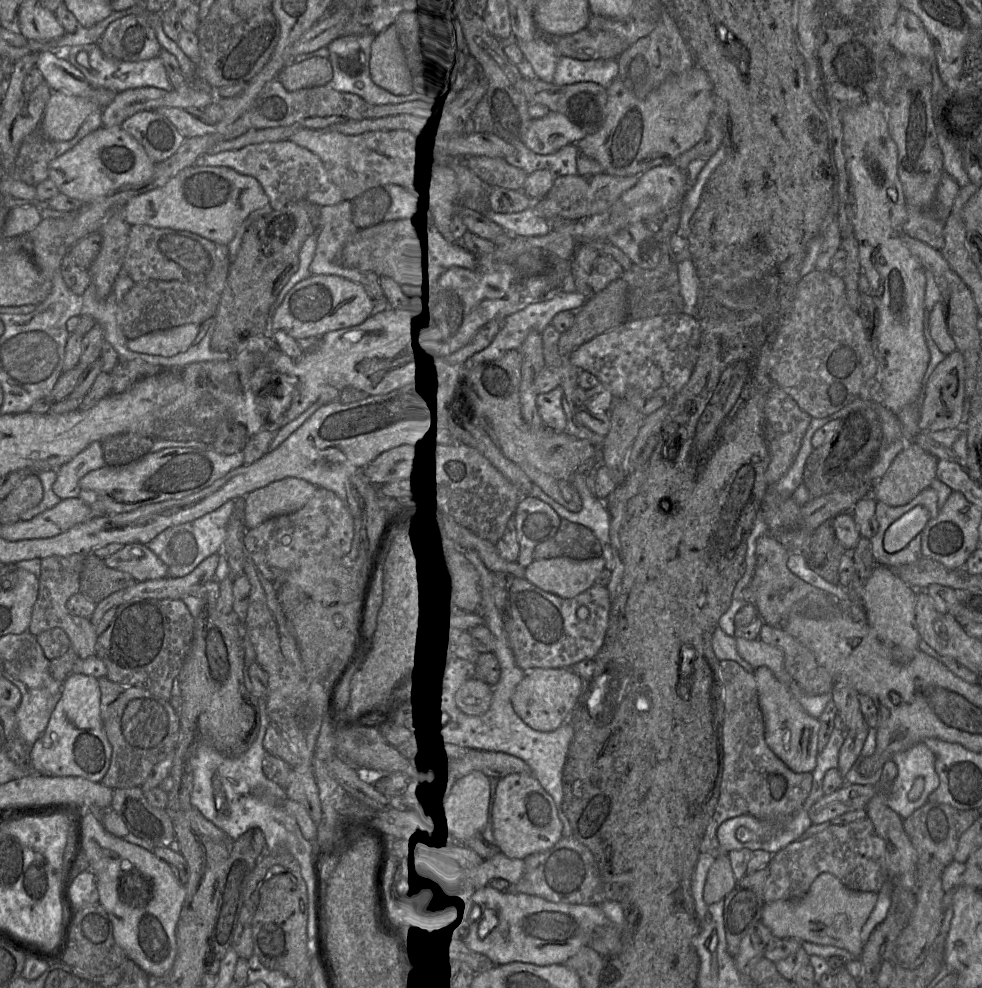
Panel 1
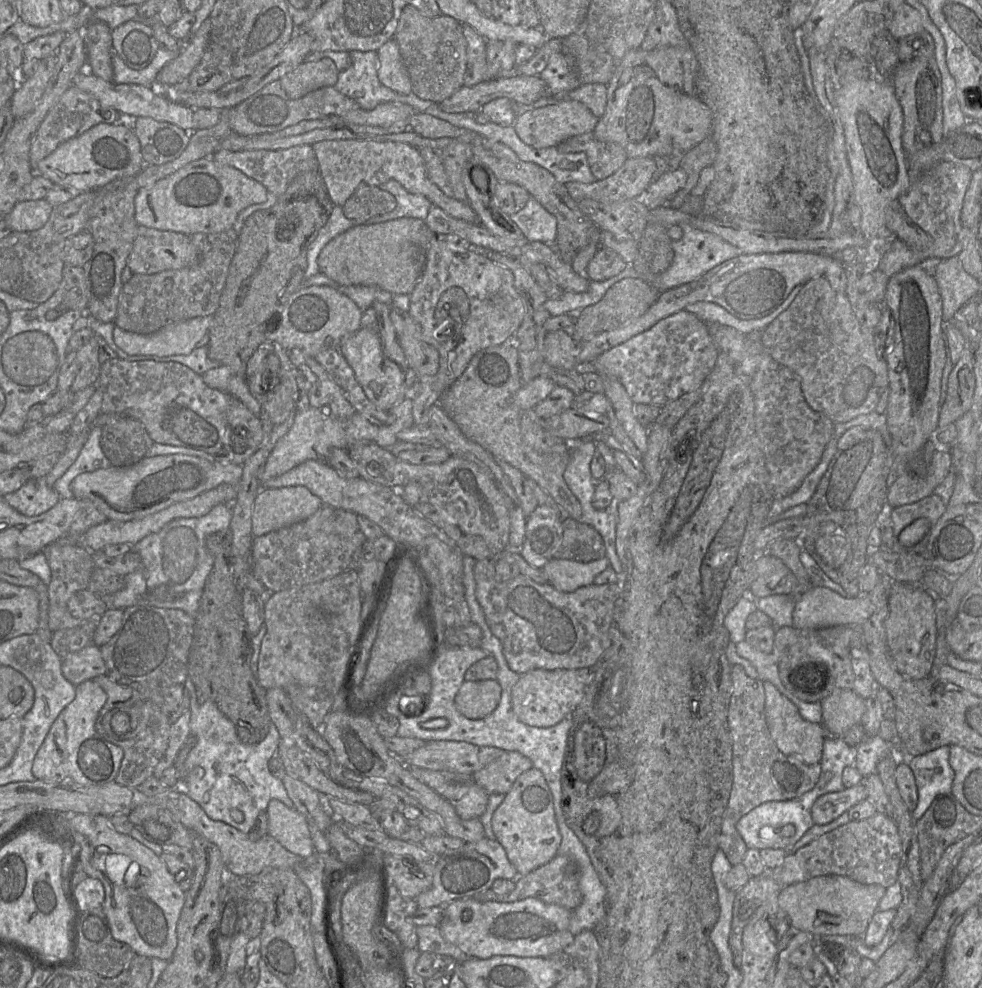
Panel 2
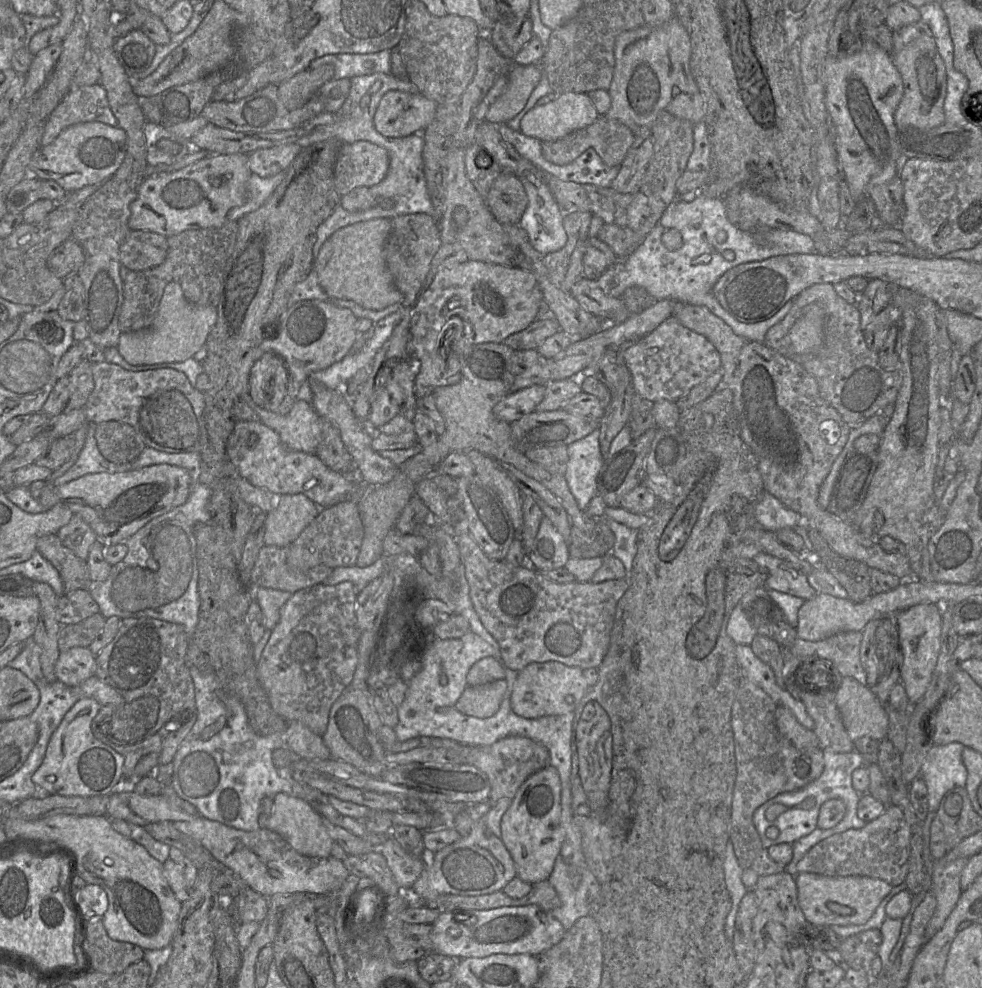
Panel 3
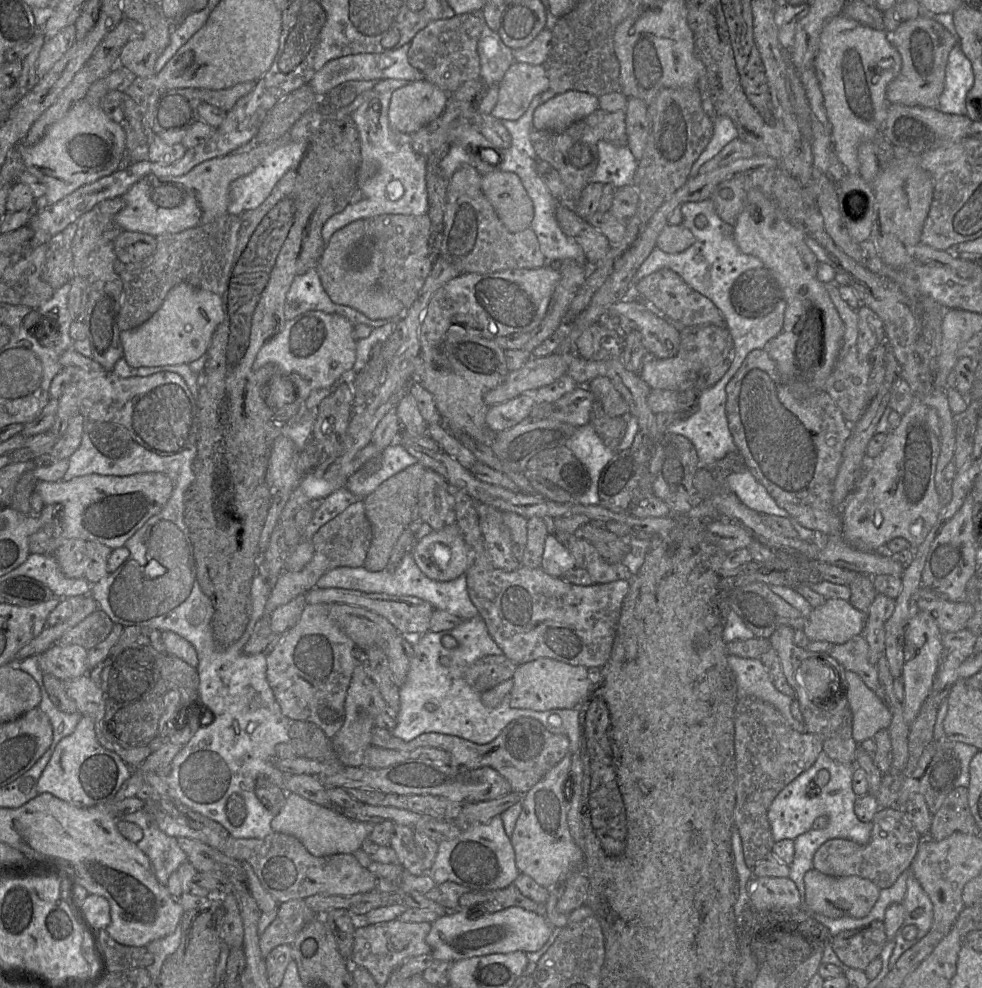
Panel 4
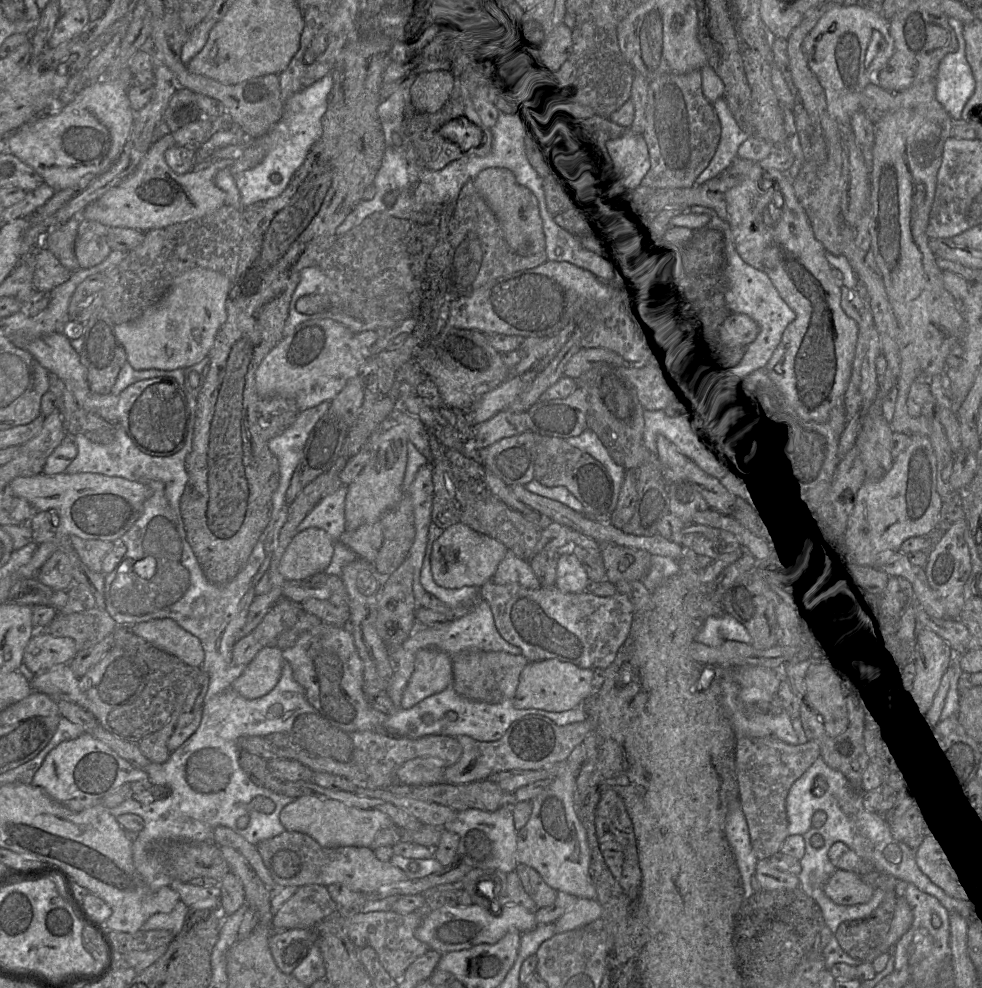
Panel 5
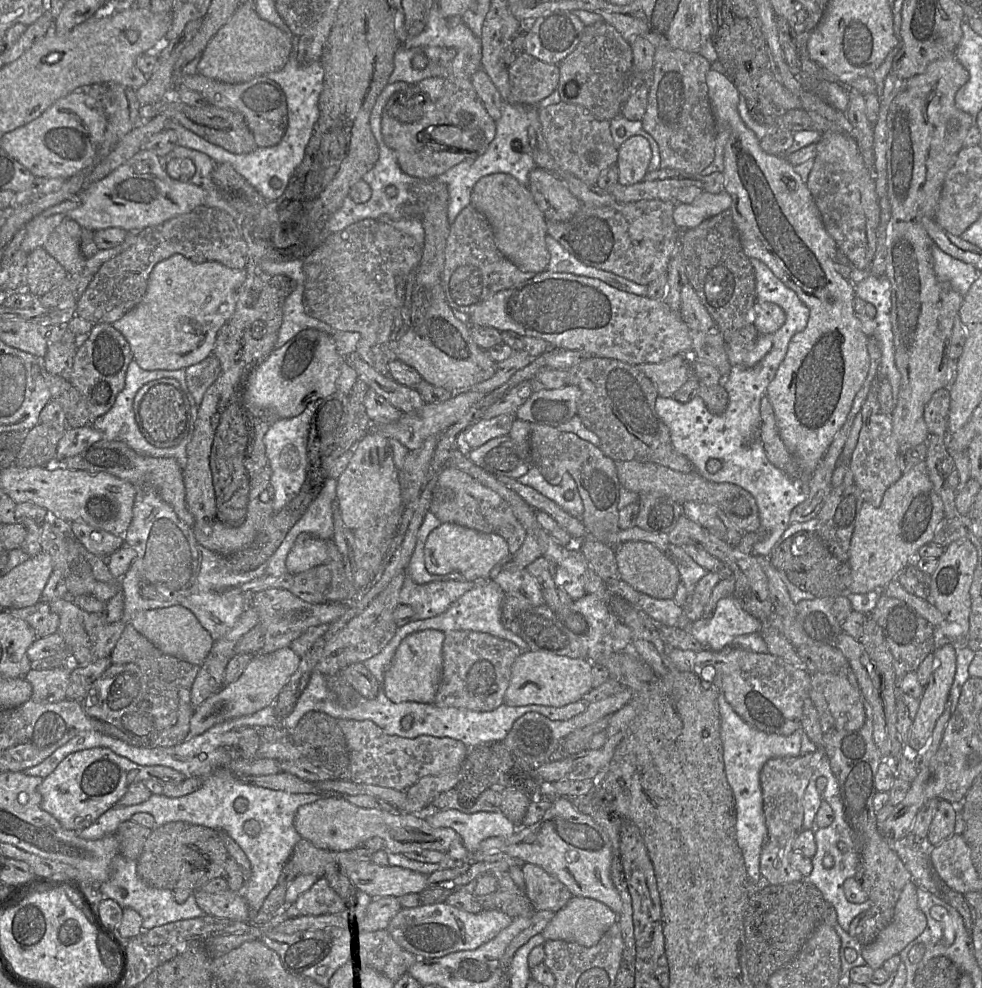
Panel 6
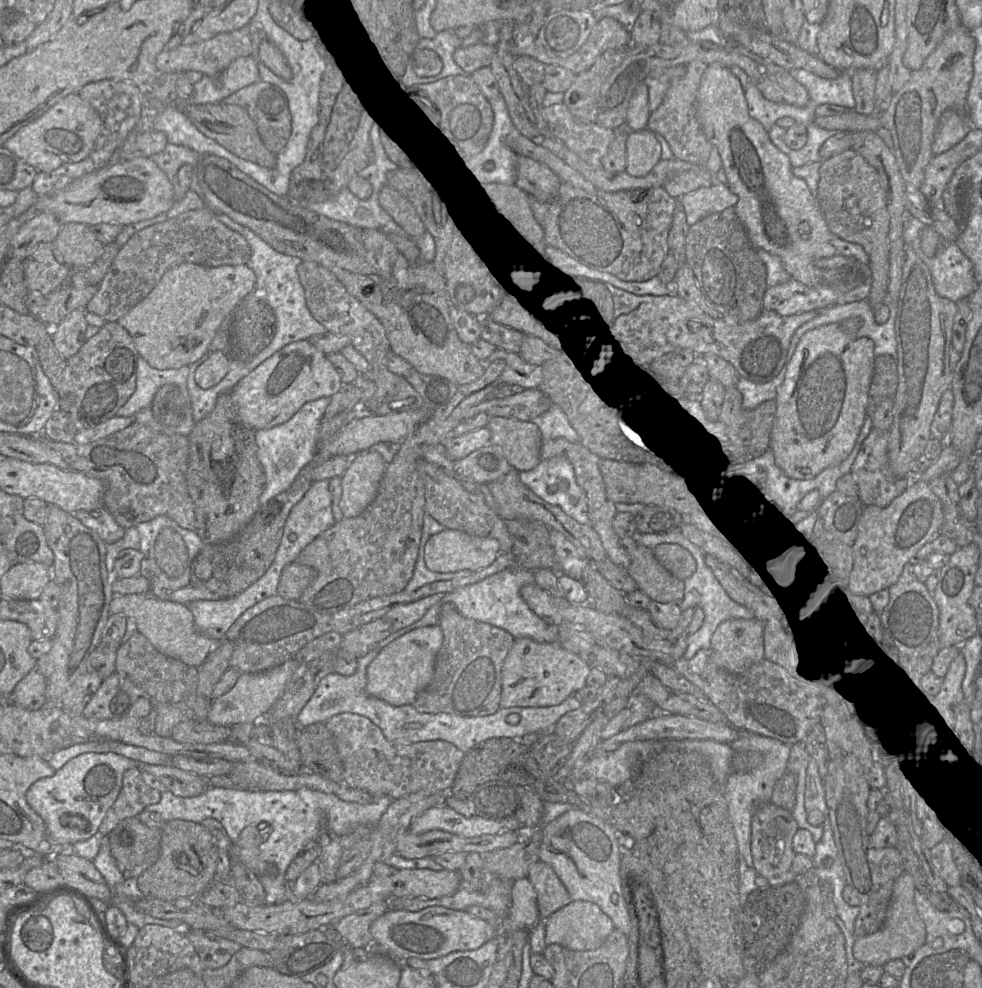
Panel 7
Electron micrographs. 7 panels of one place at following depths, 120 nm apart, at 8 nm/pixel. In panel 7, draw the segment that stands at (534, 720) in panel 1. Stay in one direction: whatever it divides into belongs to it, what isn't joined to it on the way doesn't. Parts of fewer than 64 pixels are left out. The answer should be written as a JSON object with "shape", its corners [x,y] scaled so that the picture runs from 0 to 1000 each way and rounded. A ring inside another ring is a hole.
{"shape":[[[541,646],[524,647],[511,676],[509,717],[563,716],[586,705],[599,694],[604,675],[569,651],[551,651]]]}

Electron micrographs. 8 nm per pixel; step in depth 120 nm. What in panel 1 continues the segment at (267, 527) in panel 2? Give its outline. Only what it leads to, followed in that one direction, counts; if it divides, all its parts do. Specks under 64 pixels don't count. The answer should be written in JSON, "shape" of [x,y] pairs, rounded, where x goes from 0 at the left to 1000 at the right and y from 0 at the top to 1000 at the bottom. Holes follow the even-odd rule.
{"shape":[[[289,484],[263,494],[248,503],[248,529],[252,535],[257,535],[269,527],[308,514],[322,497],[320,491],[304,484]]]}

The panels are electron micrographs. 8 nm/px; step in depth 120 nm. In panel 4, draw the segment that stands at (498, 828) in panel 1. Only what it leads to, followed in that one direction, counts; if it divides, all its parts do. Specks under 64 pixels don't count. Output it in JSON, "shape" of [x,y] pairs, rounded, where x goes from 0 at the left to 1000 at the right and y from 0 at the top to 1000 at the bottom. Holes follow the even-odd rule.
{"shape":[[[578,762],[535,803],[532,822],[520,846],[529,883],[558,900],[565,899],[585,879],[595,872],[595,861],[585,852],[578,837],[580,793],[585,786],[582,764]]]}

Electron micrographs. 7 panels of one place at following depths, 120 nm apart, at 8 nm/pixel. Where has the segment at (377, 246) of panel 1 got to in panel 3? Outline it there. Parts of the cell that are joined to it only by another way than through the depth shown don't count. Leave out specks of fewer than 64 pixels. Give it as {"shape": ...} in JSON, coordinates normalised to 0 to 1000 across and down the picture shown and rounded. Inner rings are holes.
{"shape":[[[395,221],[364,225],[343,233],[330,245],[320,264],[320,274],[335,301],[357,304],[377,314],[409,307],[410,299],[401,288],[392,263],[398,226]]]}

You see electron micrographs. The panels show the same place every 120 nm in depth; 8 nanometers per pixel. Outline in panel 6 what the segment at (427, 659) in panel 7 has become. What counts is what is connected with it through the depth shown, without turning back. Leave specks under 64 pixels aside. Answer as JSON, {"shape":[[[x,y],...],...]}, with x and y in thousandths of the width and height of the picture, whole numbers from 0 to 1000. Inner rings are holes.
{"shape":[[[434,638],[418,643],[407,651],[389,691],[389,698],[397,710],[441,712],[450,688],[452,647],[451,640]]]}

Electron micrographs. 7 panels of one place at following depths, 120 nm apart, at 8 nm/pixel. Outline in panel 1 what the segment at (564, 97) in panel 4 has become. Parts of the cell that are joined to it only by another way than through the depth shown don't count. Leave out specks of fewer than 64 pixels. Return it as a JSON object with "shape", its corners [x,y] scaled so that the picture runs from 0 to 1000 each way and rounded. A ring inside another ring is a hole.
{"shape":[[[560,112],[552,119],[540,121],[531,144],[543,154],[557,157],[586,146],[597,138],[597,133],[574,115]]]}

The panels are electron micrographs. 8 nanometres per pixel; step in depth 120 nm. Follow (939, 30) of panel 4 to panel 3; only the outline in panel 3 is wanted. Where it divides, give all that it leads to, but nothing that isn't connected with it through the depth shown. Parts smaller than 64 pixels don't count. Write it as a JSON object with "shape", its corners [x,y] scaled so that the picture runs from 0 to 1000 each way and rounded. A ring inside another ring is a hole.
{"shape":[[[940,36],[916,51],[907,54],[909,65],[920,83],[920,97],[910,120],[915,132],[923,130],[948,131],[962,124],[961,100],[964,93],[962,65],[950,36]]]}

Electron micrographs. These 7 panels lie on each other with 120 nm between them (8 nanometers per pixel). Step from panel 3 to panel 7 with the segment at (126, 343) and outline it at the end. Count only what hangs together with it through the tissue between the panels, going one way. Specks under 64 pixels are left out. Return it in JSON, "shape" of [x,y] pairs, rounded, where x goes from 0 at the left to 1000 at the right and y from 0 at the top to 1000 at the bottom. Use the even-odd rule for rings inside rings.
{"shape":[[[185,266],[172,272],[158,291],[118,326],[132,338],[141,358],[155,372],[181,373],[192,370],[213,356],[225,327],[260,290],[260,277],[252,268],[211,270]]]}

